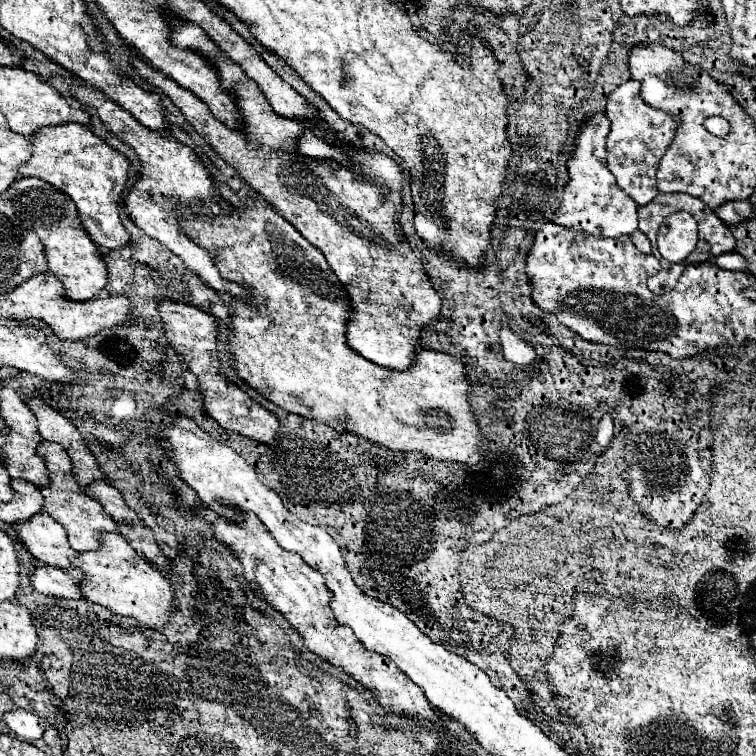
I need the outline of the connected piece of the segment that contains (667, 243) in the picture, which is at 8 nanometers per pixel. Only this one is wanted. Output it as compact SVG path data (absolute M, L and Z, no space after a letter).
M674 212L658 230L658 250L668 262L682 262L698 242L696 220L688 212Z

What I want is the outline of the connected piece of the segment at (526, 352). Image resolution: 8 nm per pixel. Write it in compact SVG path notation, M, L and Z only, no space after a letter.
M510 328L500 330L500 342L506 360L514 364L528 364L534 360L534 348L528 342L520 340Z

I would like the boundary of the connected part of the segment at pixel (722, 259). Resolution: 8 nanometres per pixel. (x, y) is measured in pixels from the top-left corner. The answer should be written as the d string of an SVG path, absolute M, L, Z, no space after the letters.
M736 252L718 256L714 262L716 262L720 268L728 268L728 270L746 270L746 260L744 260L740 254L736 254Z

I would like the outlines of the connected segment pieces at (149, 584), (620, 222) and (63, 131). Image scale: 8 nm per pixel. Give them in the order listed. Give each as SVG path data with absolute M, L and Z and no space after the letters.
M104 532L100 536L100 546L96 550L76 554L70 562L74 568L82 570L84 574L80 582L80 590L82 590L82 598L90 602L104 604L112 612L120 616L132 616L138 622L148 624L152 628L164 626L170 614L174 612L172 606L174 594L164 574L152 568L146 560L138 558L136 552L132 552L132 546L116 532Z
M594 112L584 120L576 134L574 152L568 158L568 184L560 208L552 216L552 222L574 232L582 232L594 238L620 238L638 230L638 206L628 194L616 186L616 178L608 172L606 164L606 136L610 132L610 120L604 112Z
M60 124L56 128L40 128L30 138L32 156L26 164L18 168L22 178L34 176L46 180L54 188L68 194L82 220L82 228L88 232L94 244L116 250L128 244L128 232L124 230L118 216L118 202L122 196L122 188L128 180L130 162L112 150L104 140L92 134L88 126L82 124Z

